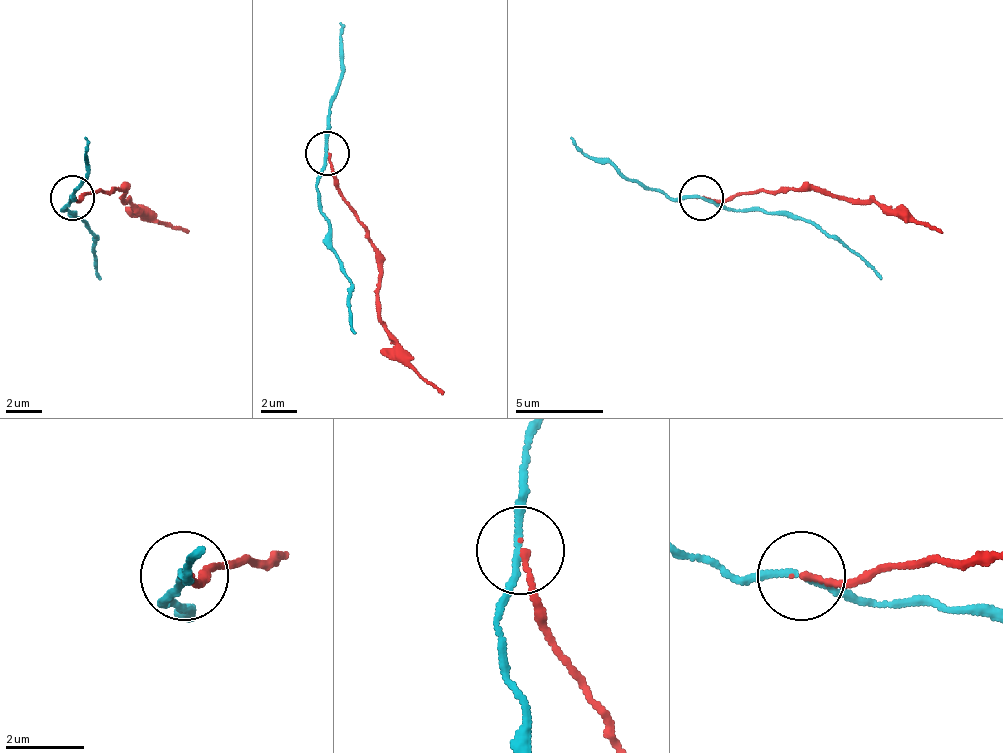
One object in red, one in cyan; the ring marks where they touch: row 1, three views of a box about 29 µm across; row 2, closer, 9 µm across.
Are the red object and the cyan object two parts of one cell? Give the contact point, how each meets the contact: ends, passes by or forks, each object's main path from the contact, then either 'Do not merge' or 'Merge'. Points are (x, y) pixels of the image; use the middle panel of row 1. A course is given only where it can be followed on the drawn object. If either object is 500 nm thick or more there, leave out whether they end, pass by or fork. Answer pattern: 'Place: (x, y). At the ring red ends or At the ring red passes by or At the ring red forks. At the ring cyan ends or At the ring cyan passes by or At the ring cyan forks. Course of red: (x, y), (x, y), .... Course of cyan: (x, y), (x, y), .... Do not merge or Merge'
Place: (327, 153). At the ring red ends. At the ring cyan passes by. Course of red: (328, 154), (332, 185), (377, 256), (377, 318), (399, 354), (443, 393). Course of cyan: (328, 154), (319, 176), (328, 243), (350, 287), (355, 331). Do not merge

